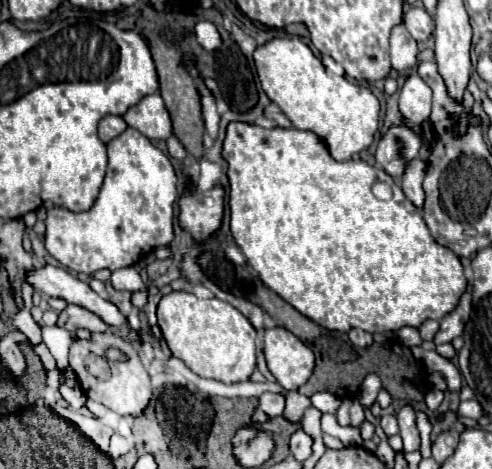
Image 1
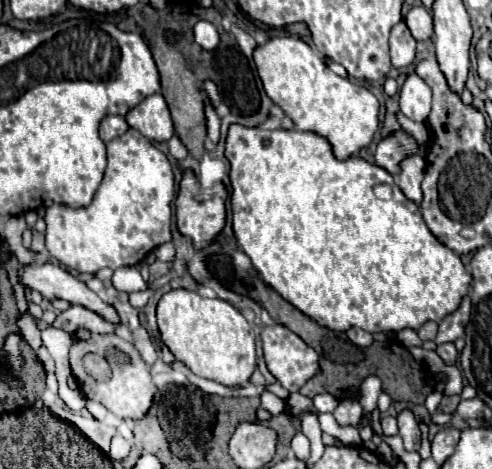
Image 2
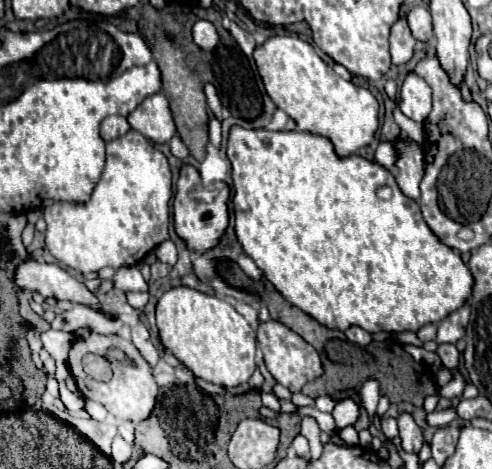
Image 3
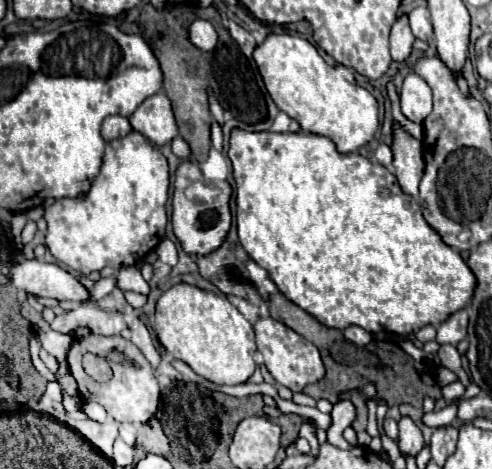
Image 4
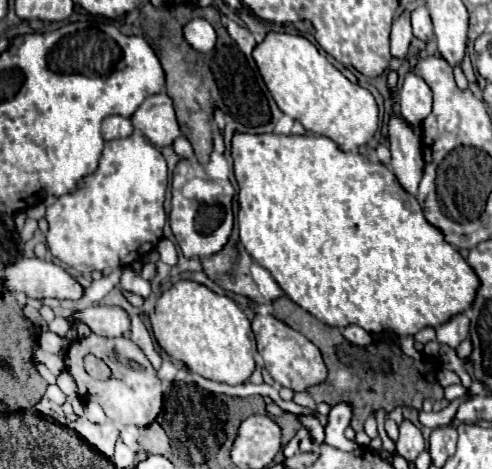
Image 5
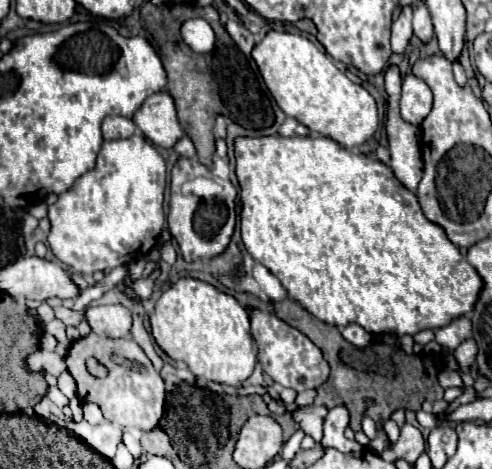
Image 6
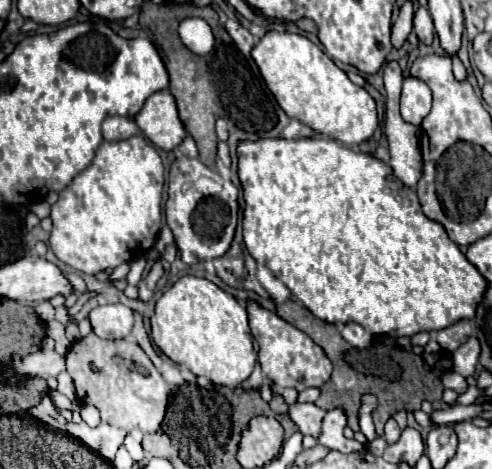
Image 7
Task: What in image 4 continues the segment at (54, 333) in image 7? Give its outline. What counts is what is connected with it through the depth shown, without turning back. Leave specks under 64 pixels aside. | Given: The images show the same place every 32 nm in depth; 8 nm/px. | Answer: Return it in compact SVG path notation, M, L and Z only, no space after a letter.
M96 304L76 306L68 314L56 316L50 324L52 330L62 334L68 334L78 326L88 326L94 334L100 334L100 336L118 336L124 328L128 328L120 312L110 312Z

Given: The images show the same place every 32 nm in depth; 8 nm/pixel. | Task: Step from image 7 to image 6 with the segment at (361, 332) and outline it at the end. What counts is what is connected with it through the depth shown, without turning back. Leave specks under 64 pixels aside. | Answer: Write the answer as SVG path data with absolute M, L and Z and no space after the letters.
M348 324L348 326L344 326L342 336L344 336L352 346L358 346L358 348L366 348L366 346L370 344L370 340L372 340L372 336L370 336L362 326L358 326L358 324Z

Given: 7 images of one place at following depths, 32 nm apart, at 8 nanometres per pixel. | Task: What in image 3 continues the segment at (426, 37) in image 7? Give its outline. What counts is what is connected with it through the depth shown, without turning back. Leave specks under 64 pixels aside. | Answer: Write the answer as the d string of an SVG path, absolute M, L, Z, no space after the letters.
M426 6L412 8L406 18L408 18L410 30L416 40L422 40L422 42L432 40L432 18L430 18L430 12Z

